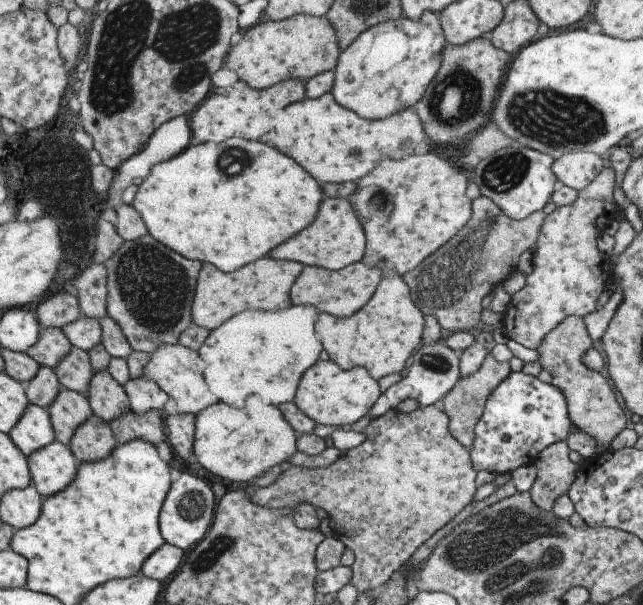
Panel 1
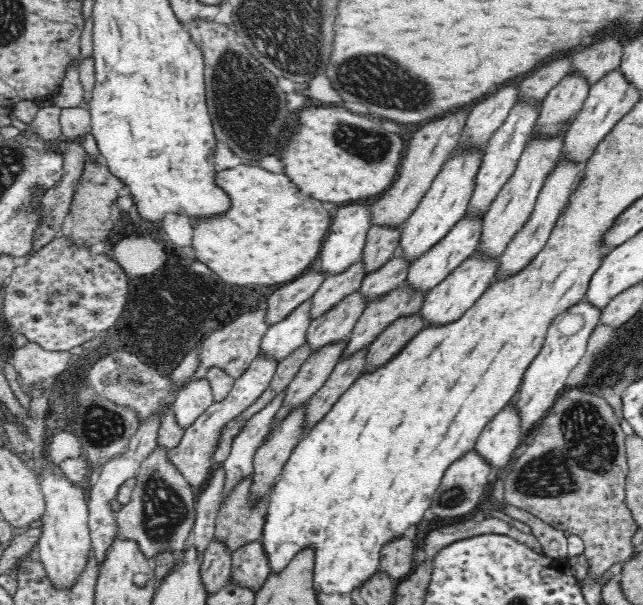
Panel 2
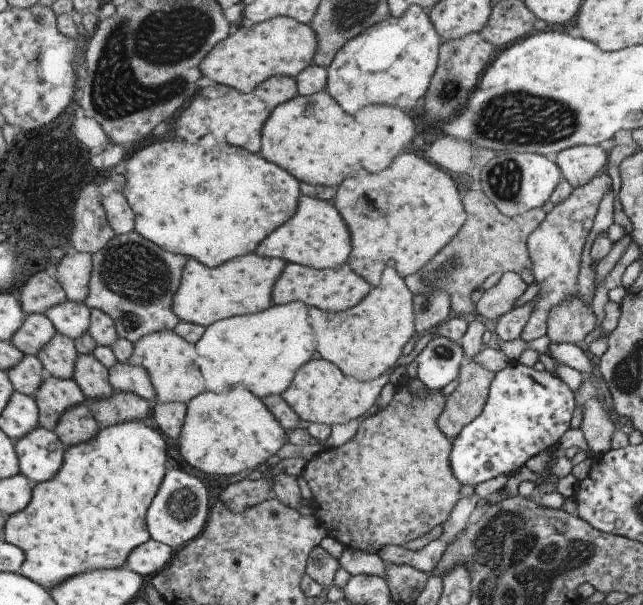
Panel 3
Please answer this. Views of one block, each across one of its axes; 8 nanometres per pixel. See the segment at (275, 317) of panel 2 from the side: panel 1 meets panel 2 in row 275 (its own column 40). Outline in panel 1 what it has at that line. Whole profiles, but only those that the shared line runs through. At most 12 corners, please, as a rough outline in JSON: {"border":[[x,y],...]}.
{"border":[[72,291],[39,300],[40,328],[63,328],[80,316]]}

